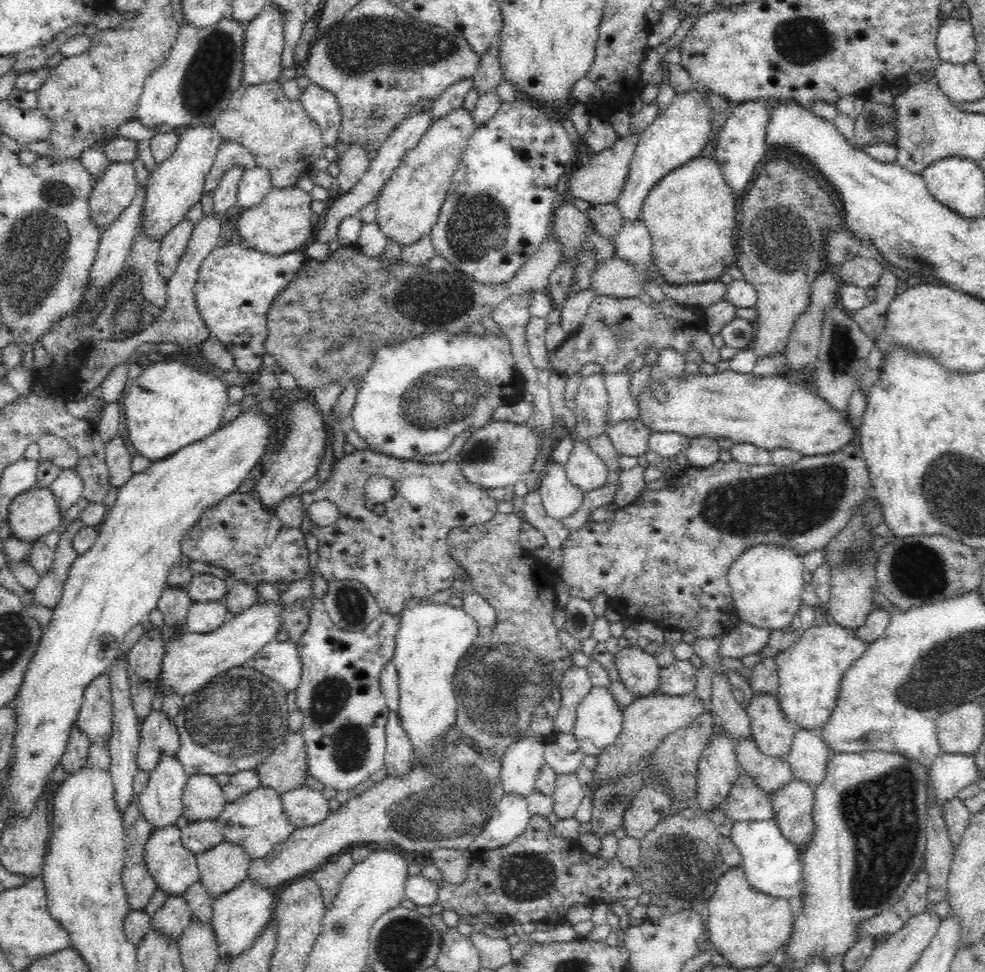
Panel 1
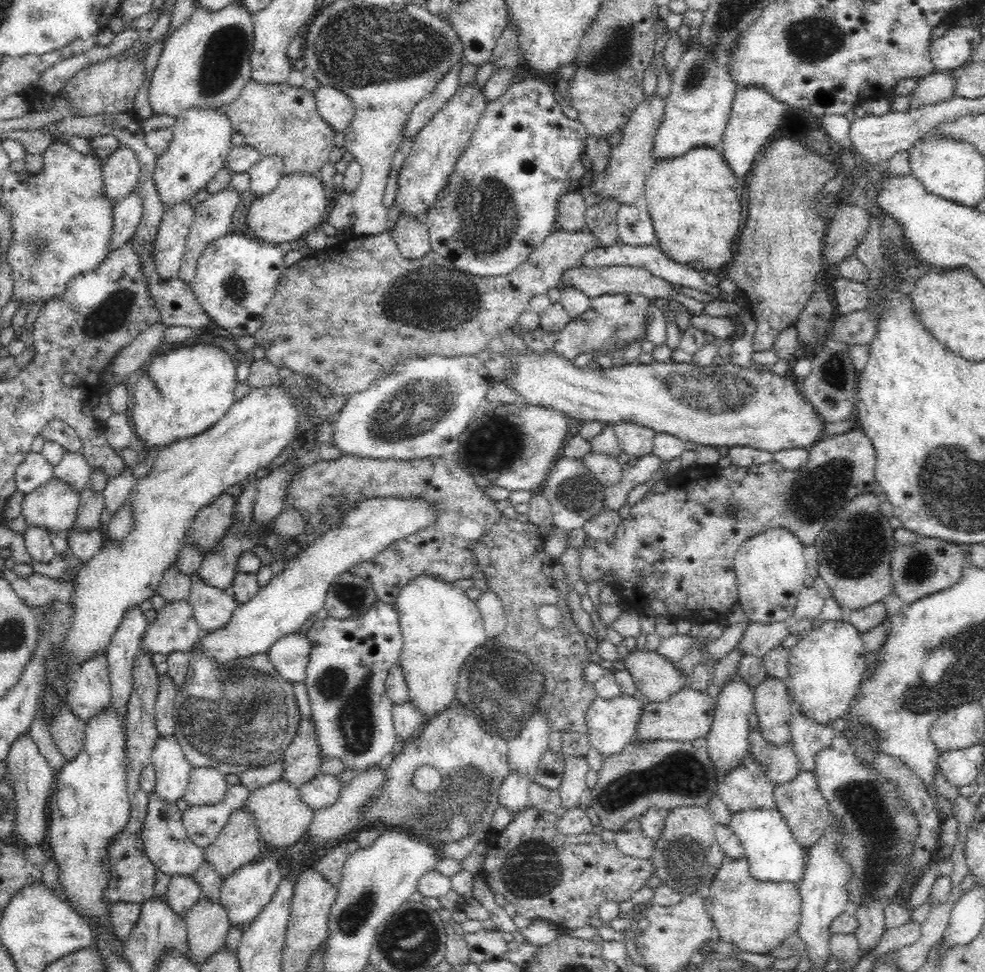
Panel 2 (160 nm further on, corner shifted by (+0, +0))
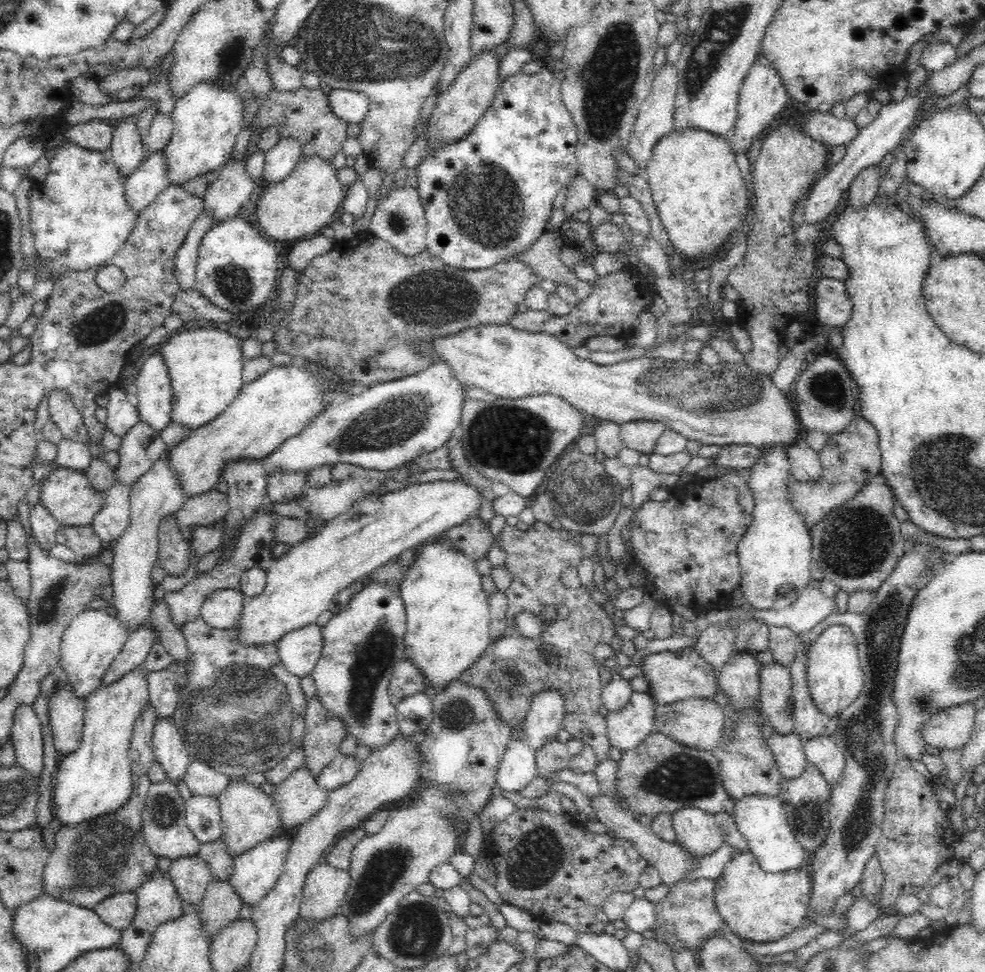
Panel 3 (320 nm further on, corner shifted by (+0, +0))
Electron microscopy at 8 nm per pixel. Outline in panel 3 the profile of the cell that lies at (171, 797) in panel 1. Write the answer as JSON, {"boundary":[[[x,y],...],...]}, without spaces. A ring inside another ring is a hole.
{"boundary":[[[157,717],[153,728],[155,760],[167,772],[167,780],[176,784],[183,779],[187,764],[192,760],[184,747],[180,730],[172,717]]]}

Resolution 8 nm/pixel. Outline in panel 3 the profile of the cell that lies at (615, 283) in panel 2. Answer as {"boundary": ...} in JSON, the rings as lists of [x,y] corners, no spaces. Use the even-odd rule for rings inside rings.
{"boundary":[[[546,231],[533,246],[528,247],[512,260],[526,264],[526,267],[530,267],[542,279],[567,284],[580,300],[585,299],[588,294],[592,294],[593,279],[597,277],[591,278],[589,283],[578,280],[574,270],[569,270],[558,258],[561,244],[559,231],[553,233]]]}

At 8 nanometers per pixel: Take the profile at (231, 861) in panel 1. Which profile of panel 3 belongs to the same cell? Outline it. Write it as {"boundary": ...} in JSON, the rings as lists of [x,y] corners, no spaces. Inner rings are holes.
{"boundary":[[[244,777],[232,778],[228,786],[217,796],[221,810],[221,825],[227,849],[232,856],[240,856],[254,844],[279,834],[282,831],[279,809],[272,794],[265,793],[260,786],[255,786]]]}

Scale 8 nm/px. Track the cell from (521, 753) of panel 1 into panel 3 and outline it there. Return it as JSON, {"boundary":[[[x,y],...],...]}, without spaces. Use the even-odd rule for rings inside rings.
{"boundary":[[[542,688],[532,696],[524,720],[524,742],[540,748],[546,739],[556,736],[565,717],[564,697],[557,688]]]}

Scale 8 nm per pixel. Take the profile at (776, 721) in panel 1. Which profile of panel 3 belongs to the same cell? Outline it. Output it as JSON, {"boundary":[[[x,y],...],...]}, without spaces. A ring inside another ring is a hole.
{"boundary":[[[775,660],[760,667],[758,703],[780,735],[794,732],[792,681],[788,666]]]}

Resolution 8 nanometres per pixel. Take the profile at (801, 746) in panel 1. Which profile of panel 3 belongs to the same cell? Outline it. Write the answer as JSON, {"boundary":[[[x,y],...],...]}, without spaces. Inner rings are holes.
{"boundary":[[[800,642],[790,664],[792,681],[794,732],[801,740],[810,737],[832,736],[838,725],[837,717],[822,714],[812,700],[807,679],[807,654],[810,644]]]}

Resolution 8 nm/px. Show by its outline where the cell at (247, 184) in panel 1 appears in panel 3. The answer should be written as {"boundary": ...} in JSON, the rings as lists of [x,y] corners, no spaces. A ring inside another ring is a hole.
{"boundary":[[[282,137],[270,150],[265,152],[263,177],[260,183],[274,183],[286,178],[303,157],[297,138]]]}

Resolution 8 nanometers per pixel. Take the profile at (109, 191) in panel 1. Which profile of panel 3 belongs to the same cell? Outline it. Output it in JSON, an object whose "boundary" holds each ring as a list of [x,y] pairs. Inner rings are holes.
{"boundary":[[[136,114],[120,118],[118,124],[113,126],[112,141],[108,148],[113,163],[126,176],[132,174],[145,158],[142,136],[136,121]]]}

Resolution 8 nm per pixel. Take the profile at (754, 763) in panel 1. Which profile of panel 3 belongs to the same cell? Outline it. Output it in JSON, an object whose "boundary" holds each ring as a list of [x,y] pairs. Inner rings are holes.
{"boundary":[[[774,732],[767,739],[784,779],[798,778],[807,767],[804,742],[795,732],[780,735]]]}

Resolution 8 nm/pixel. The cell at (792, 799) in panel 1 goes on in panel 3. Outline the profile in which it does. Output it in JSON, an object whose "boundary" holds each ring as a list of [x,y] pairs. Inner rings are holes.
{"boundary":[[[807,763],[806,770],[798,778],[782,778],[778,794],[782,801],[786,822],[794,833],[796,841],[810,855],[822,846],[830,830],[829,808],[831,805],[831,790],[833,789],[823,777],[815,764]]]}

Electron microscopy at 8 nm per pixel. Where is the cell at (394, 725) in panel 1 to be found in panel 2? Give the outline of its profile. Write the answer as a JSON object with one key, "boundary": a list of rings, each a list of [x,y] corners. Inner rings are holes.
{"boundary":[[[408,700],[393,706],[393,724],[401,747],[418,735],[427,724],[427,718]]]}

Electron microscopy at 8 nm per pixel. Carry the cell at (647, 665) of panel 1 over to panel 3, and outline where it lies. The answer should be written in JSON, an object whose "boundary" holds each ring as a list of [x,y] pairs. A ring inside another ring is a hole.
{"boundary":[[[695,645],[686,646],[680,650],[663,650],[658,653],[646,655],[641,662],[643,676],[649,682],[647,690],[653,696],[657,705],[665,705],[683,701],[689,698],[714,699],[722,692],[717,681],[718,671],[704,660]]]}

